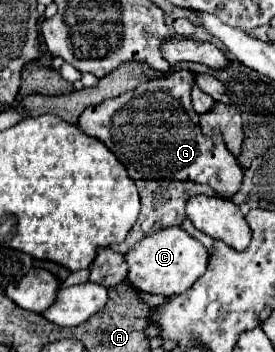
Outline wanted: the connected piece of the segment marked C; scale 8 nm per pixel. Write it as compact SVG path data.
M179 226L157 230L157 234L145 236L141 242L137 242L137 246L133 246L125 254L125 262L129 266L127 280L141 292L163 296L181 294L187 288L191 288L199 276L205 274L207 258L209 258L207 248L199 240L191 238Z

